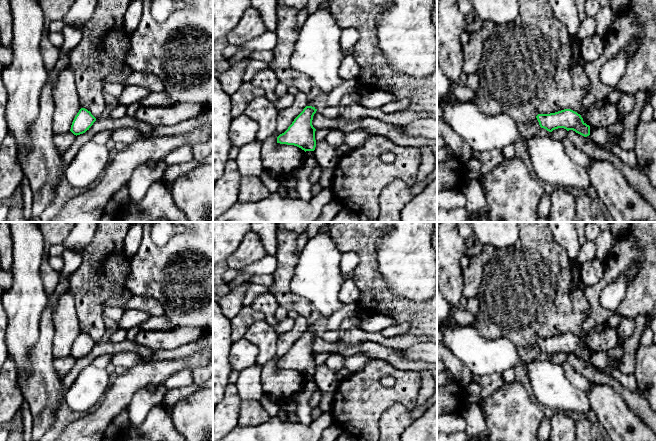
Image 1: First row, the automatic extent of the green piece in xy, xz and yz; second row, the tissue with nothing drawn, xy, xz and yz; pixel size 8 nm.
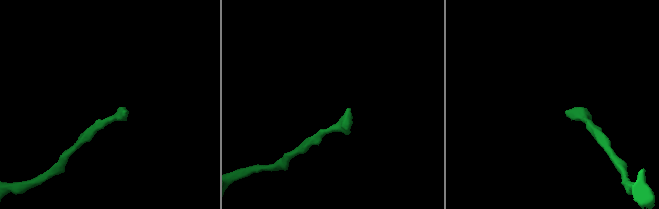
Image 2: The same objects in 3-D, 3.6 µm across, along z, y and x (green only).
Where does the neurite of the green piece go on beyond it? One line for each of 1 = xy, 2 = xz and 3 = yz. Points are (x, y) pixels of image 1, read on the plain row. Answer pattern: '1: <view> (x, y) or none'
1: none
2: none
3: none

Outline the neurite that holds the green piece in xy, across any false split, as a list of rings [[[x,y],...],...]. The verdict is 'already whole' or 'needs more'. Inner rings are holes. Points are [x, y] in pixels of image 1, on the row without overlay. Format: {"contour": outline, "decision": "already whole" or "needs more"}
{"contour": [[[81,332],[75,340],[70,355],[74,359],[85,357],[96,345],[96,342],[85,332]]], "decision": "already whole"}

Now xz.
{"contour": [[[306,330],[288,353],[277,361],[277,367],[294,369],[305,376],[314,375],[316,353],[312,349],[312,344],[316,335],[315,331]]], "decision": "already whole"}

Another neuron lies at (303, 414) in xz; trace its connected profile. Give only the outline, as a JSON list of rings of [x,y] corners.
[[[306,375],[301,389],[295,394],[291,401],[296,403],[297,411],[293,418],[308,426],[312,423],[311,410],[309,405],[312,394],[317,390],[317,384],[313,375]]]

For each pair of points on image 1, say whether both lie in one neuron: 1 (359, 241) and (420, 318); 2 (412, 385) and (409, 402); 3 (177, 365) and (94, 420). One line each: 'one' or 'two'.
1: one
2: one
3: one

